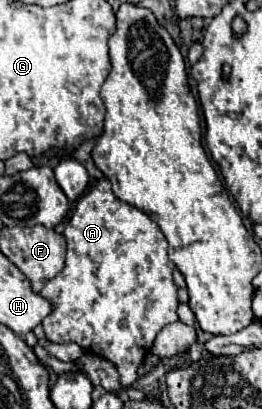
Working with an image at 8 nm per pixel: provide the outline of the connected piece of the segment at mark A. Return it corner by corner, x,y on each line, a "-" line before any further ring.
100,180
88,190
76,204
66,230
66,266
60,274
46,282
42,296
54,304
54,310
44,318
42,326
50,342
76,342
86,352
110,360
118,372
122,386
130,386
138,378
138,364
152,348
156,334
170,322
176,322
178,288
174,288
172,270
174,262
168,258
168,240
160,232
158,224
138,208
120,202
112,194
110,180

